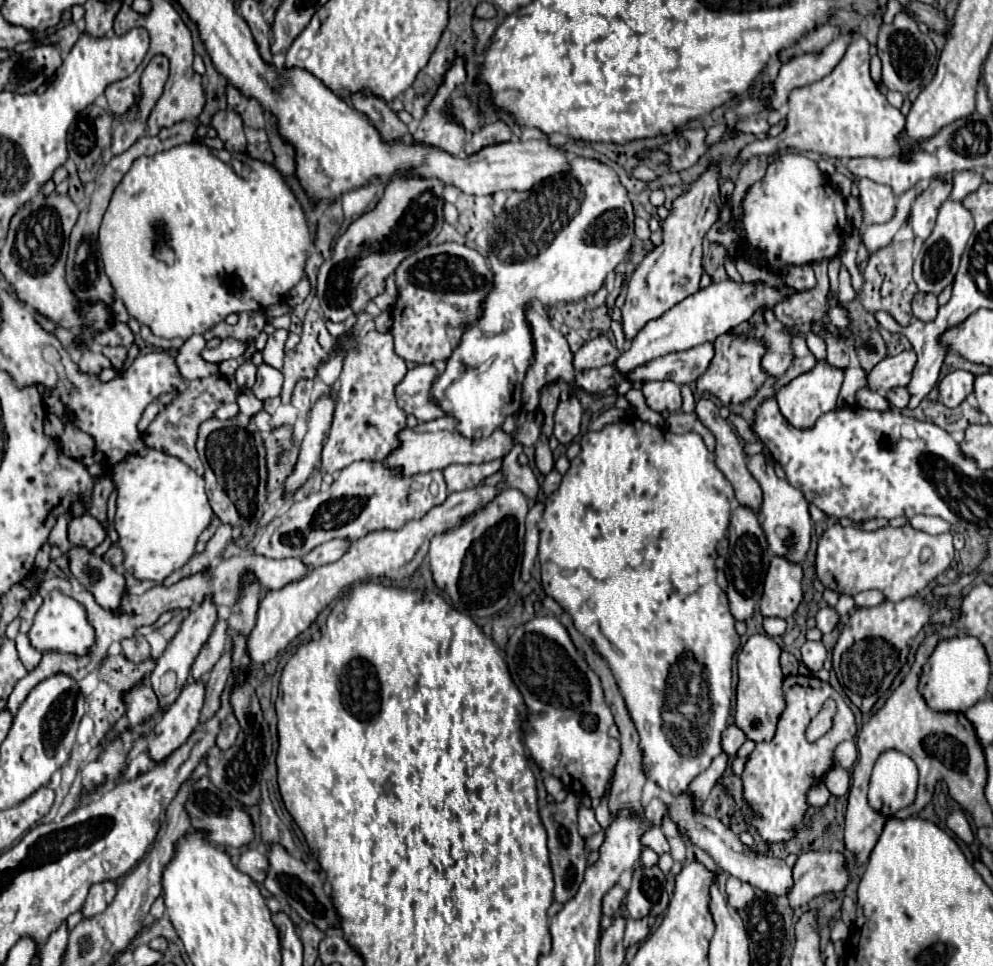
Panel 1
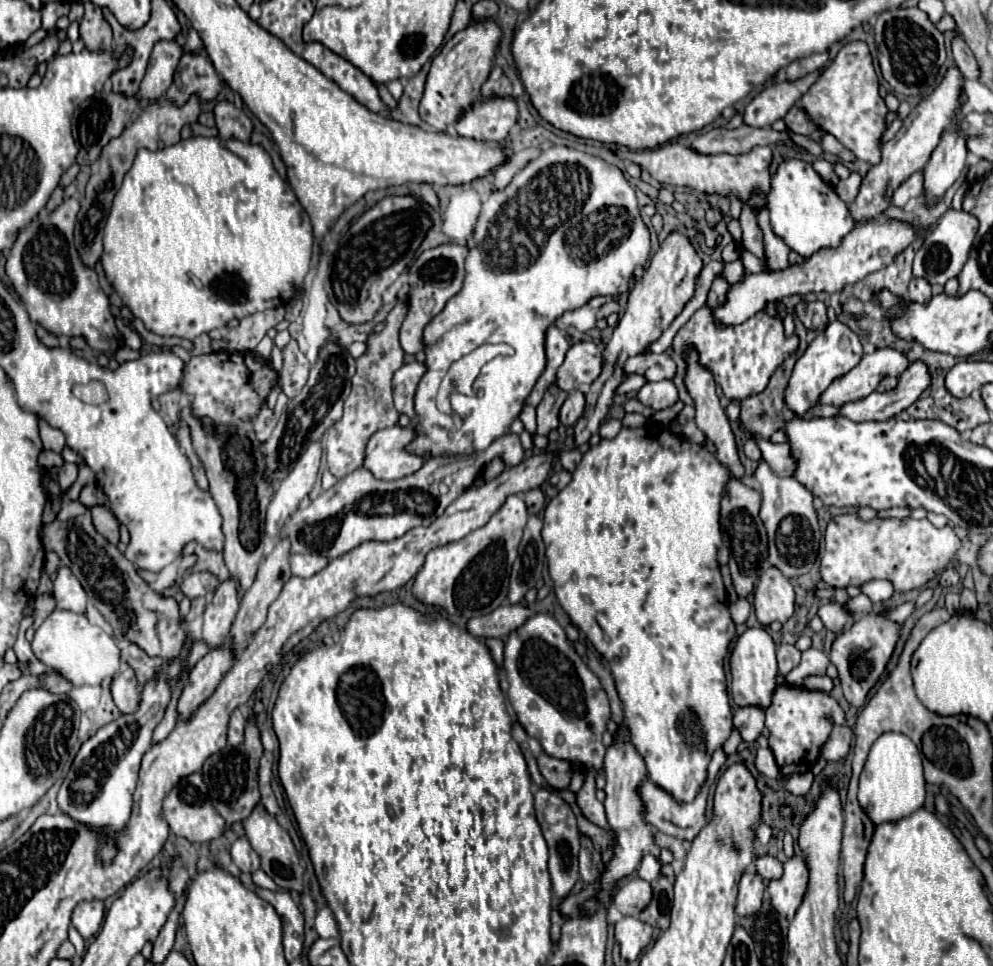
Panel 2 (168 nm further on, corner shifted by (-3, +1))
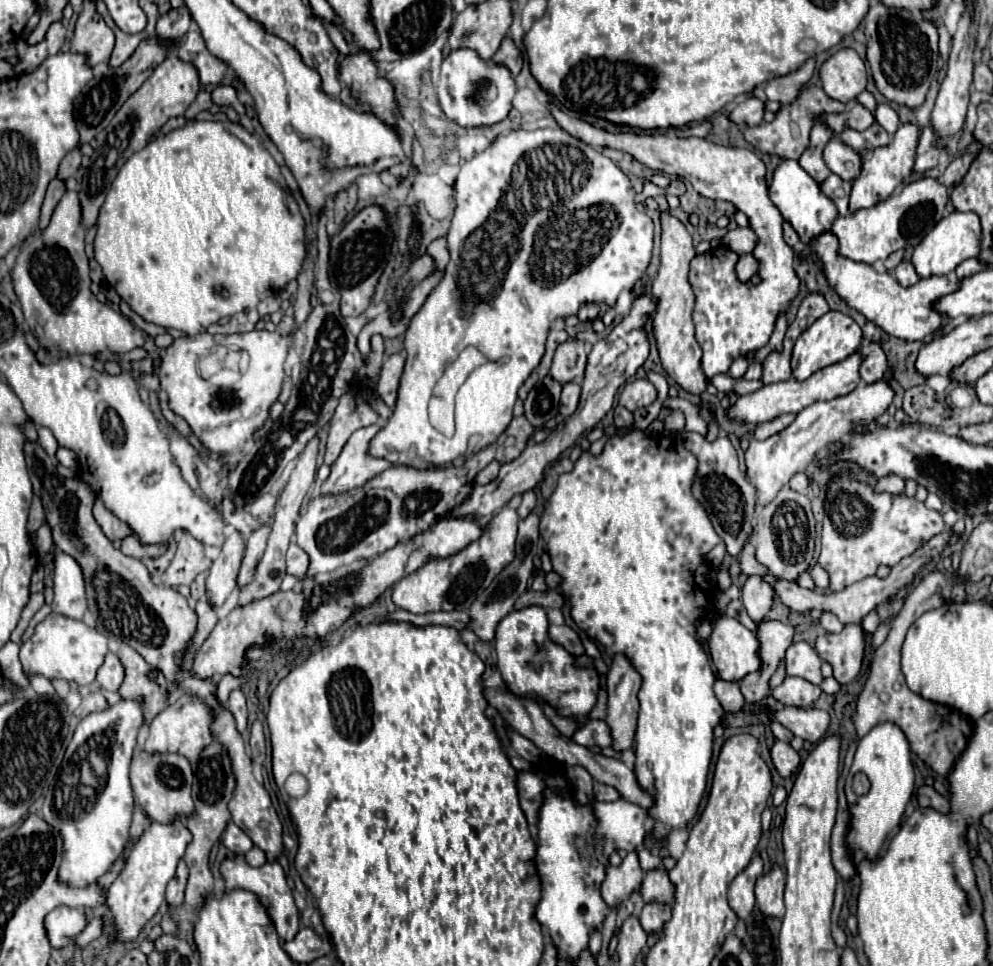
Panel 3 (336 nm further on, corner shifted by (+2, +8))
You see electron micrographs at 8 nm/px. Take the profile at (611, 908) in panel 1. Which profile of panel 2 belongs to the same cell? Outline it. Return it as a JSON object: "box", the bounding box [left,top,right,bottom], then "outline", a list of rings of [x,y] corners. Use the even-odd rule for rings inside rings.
{"box":[614,878,652,916],"outline":[[[634,878],[614,896],[614,906],[624,916],[638,916],[638,912],[642,912],[646,904],[650,904],[650,896],[652,896],[652,884],[642,878]]]}

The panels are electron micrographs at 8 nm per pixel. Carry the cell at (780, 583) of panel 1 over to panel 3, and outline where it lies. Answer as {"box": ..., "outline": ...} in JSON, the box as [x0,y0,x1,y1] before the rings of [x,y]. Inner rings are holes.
{"box":[741,575,775,621],"outline":[[[751,575],[745,581],[745,587],[741,591],[743,605],[745,605],[745,609],[753,621],[765,619],[765,615],[773,607],[773,597],[775,597],[773,585],[769,581],[765,581],[761,575]]]}

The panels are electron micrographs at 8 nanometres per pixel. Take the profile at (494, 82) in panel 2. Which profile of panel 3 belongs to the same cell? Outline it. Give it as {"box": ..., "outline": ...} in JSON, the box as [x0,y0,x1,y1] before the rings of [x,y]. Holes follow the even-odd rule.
{"box":[493,37,523,77],"outline":[[[505,37],[503,43],[499,45],[497,53],[493,55],[493,63],[497,65],[505,65],[513,77],[519,75],[521,67],[523,67],[523,57],[521,57],[521,51],[513,45],[511,37]]]}

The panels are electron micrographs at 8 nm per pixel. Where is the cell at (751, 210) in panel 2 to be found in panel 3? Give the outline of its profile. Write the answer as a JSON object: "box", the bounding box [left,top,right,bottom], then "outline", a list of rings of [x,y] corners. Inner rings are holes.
{"box":[723,227,757,253],"outline":[[[737,227],[723,237],[723,243],[735,253],[751,253],[757,245],[757,235],[751,227]]]}

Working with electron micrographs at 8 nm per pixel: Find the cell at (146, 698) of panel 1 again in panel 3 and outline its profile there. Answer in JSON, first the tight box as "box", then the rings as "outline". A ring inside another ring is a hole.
{"box":[97,653,125,691],"outline":[[[107,653],[105,657],[105,665],[101,665],[101,669],[97,671],[97,683],[105,689],[105,691],[119,691],[121,683],[125,679],[125,673],[123,673],[123,665],[119,661],[117,655],[113,653]]]}

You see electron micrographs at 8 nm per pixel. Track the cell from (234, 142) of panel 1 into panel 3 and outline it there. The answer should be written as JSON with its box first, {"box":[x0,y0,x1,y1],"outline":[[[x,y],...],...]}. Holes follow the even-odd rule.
{"box":[211,85,246,115],"outline":[[[219,85],[211,91],[211,97],[213,97],[213,103],[215,105],[225,105],[225,107],[233,107],[239,115],[246,113],[245,107],[237,99],[237,93],[233,87],[227,87],[227,85]]]}

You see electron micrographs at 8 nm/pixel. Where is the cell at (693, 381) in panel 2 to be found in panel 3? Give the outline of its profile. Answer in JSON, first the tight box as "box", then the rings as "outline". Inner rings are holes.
{"box":[651,213,707,395],"outline":[[[661,213],[661,227],[663,227],[661,265],[659,265],[659,275],[651,287],[653,297],[657,297],[657,317],[653,317],[657,347],[667,375],[675,379],[675,383],[685,391],[693,395],[701,395],[707,391],[707,377],[701,369],[701,347],[695,341],[695,333],[693,333],[695,327],[691,321],[691,311],[695,299],[693,299],[693,289],[687,281],[689,263],[695,257],[695,249],[685,225],[677,221],[673,215]]]}

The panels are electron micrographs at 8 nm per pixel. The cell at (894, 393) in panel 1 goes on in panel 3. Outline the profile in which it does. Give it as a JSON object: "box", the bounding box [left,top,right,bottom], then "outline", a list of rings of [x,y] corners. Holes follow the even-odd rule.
{"box":[861,343,887,383],"outline":[[[863,343],[861,355],[865,357],[865,361],[861,365],[861,379],[865,383],[881,381],[887,371],[887,359],[885,359],[883,349],[877,343]]]}

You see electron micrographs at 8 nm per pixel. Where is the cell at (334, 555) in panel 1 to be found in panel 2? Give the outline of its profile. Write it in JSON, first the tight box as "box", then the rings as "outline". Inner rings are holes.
{"box":[292,554,328,578],"outline":[[[294,554],[292,556],[292,574],[300,578],[310,578],[320,572],[328,560],[318,554]]]}

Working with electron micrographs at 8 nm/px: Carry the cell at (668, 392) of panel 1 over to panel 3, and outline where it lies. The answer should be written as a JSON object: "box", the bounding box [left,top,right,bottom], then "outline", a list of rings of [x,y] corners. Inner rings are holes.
{"box":[619,379,657,411],"outline":[[[635,379],[627,383],[619,395],[619,405],[627,407],[629,411],[635,411],[639,407],[647,407],[657,399],[657,389],[647,379]]]}

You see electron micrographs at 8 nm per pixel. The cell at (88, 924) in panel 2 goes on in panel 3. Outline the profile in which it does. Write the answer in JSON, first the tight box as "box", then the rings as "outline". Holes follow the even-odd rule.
{"box":[45,907,87,949],"outline":[[[57,907],[45,917],[45,929],[55,949],[65,947],[73,935],[83,931],[83,925],[87,925],[85,913],[73,907]]]}

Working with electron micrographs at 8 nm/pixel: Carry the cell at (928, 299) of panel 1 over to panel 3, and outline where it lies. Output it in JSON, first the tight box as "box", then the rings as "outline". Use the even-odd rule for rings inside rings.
{"box":[895,261,919,287],"outline":[[[901,261],[901,265],[895,269],[895,273],[897,273],[897,281],[903,287],[911,287],[911,285],[915,285],[919,281],[919,275],[917,275],[911,261]]]}

